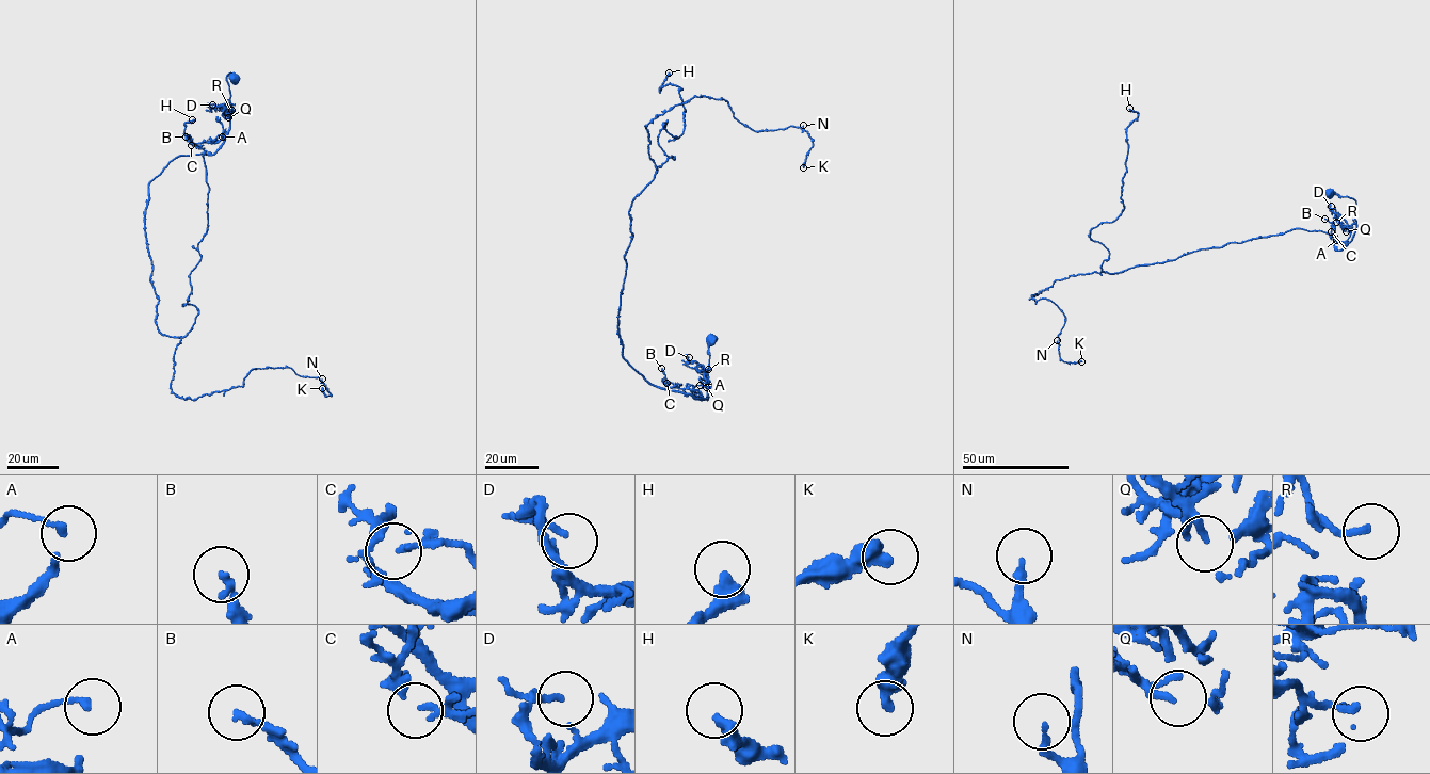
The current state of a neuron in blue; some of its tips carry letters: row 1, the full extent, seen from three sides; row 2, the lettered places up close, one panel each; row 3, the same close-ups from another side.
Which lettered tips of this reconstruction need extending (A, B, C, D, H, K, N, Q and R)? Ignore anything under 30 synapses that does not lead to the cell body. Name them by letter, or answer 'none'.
none

